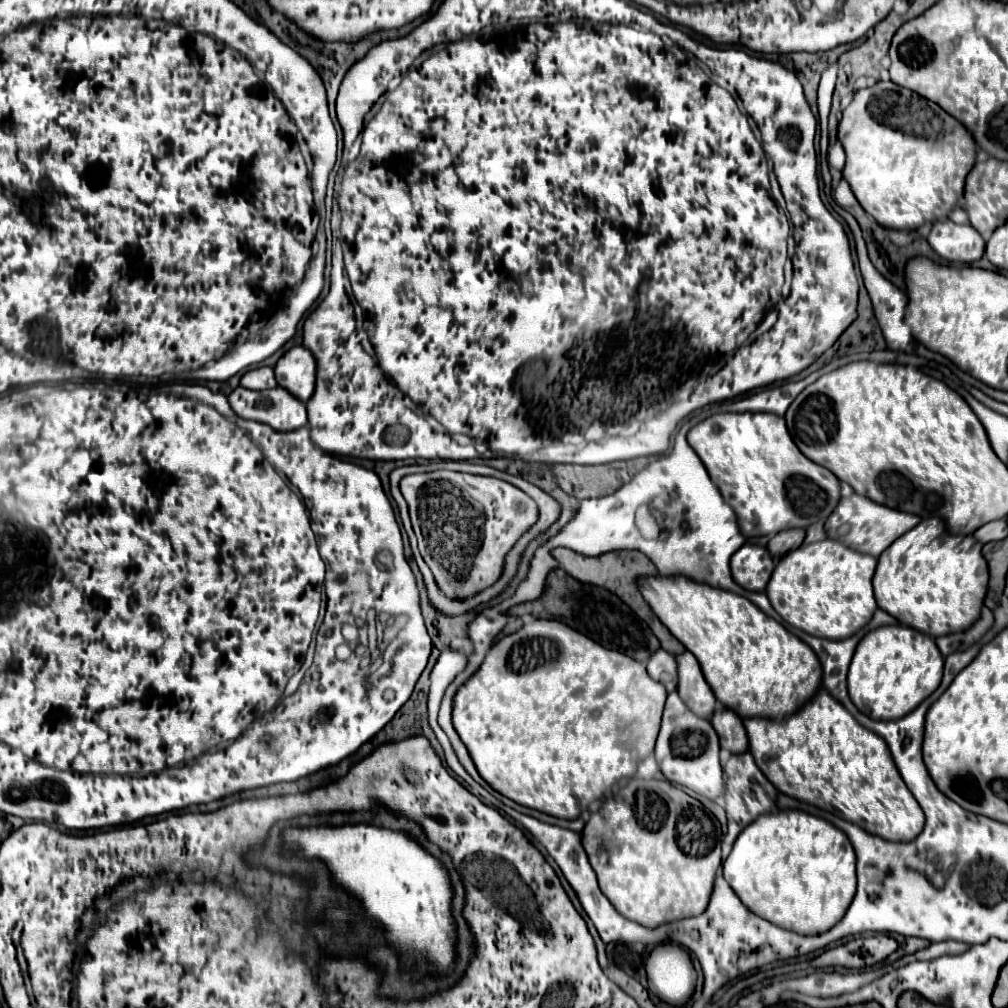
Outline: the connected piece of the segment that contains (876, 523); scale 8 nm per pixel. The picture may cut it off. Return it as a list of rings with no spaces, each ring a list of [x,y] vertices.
[[[842,482],[840,504],[826,522],[826,534],[828,538],[836,542],[844,542],[844,546],[850,546],[856,552],[878,558],[896,538],[900,538],[900,534],[906,534],[918,522],[920,522],[920,516],[876,504],[870,498],[856,494],[850,485]]]

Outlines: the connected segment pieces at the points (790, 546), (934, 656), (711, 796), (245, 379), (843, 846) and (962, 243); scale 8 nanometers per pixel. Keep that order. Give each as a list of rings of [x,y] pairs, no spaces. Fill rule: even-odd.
[[[784,530],[768,542],[768,552],[772,554],[774,560],[780,560],[784,554],[796,550],[802,542],[804,542],[804,530]]]
[[[902,624],[882,626],[860,640],[848,672],[848,694],[862,714],[876,720],[898,720],[940,686],[942,668],[944,658],[932,636]]]
[[[678,692],[668,694],[668,704],[664,708],[662,728],[660,728],[658,742],[656,742],[656,762],[662,774],[666,776],[666,780],[680,784],[684,788],[690,788],[696,794],[706,796],[708,800],[714,800],[714,802],[720,800],[726,784],[724,784],[724,772],[718,760],[718,752],[720,752],[718,736],[712,724],[692,714],[680,700]]]
[[[268,366],[252,368],[252,370],[248,370],[248,372],[240,378],[240,386],[250,388],[250,390],[266,390],[266,388],[274,388],[274,386],[276,386],[274,370],[268,368]]]
[[[778,810],[746,826],[722,866],[726,882],[742,898],[744,906],[750,906],[756,916],[798,934],[814,936],[836,926],[856,894],[856,856],[846,834],[802,810]]]
[[[952,220],[934,222],[928,236],[932,250],[948,262],[972,264],[984,254],[984,238],[970,224],[954,224]]]

